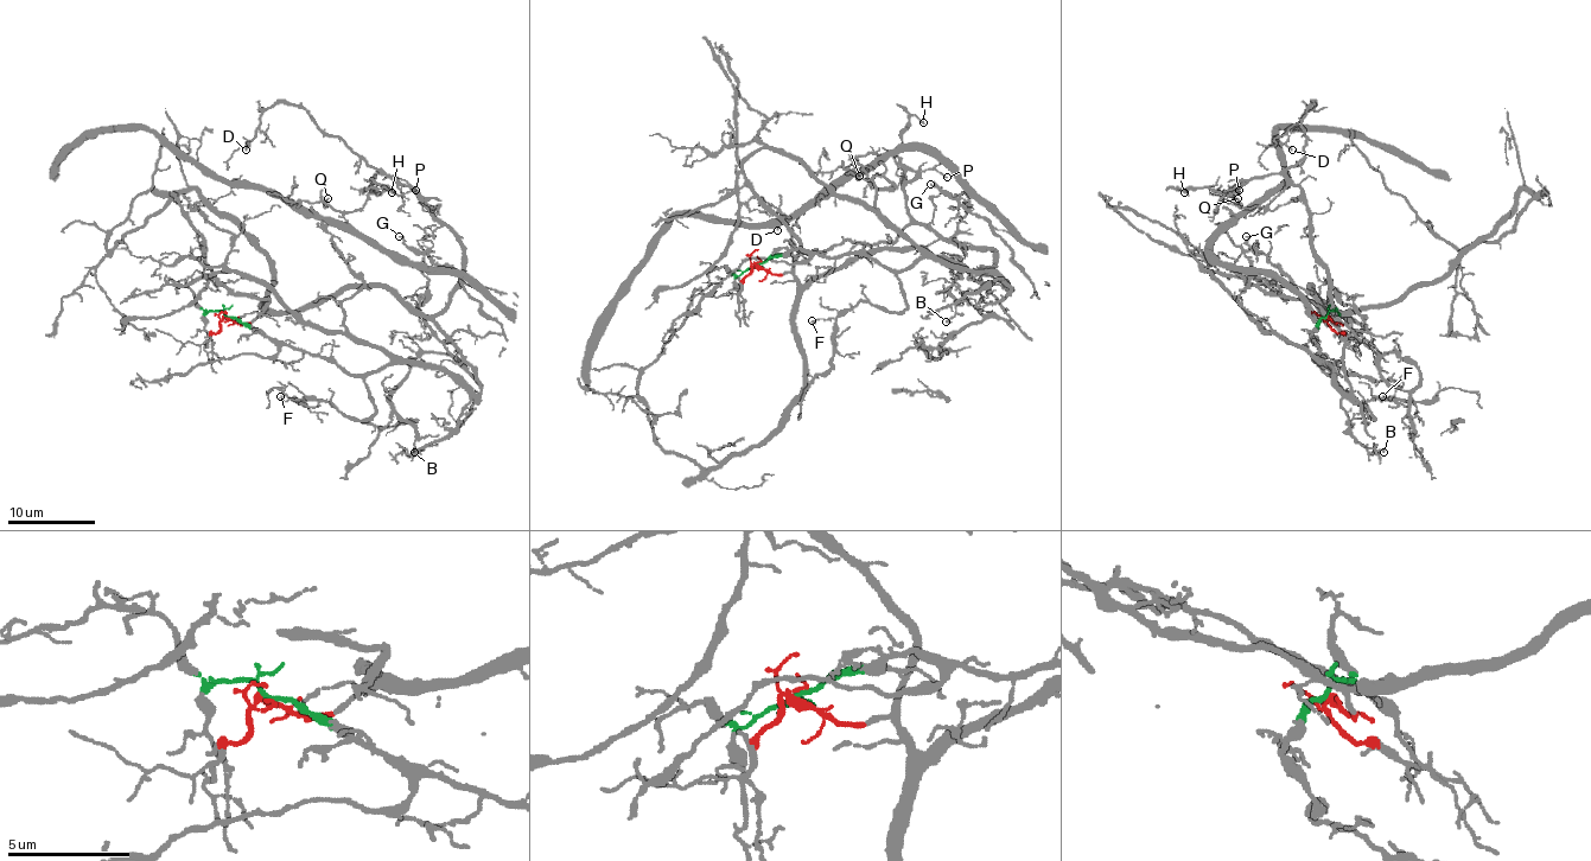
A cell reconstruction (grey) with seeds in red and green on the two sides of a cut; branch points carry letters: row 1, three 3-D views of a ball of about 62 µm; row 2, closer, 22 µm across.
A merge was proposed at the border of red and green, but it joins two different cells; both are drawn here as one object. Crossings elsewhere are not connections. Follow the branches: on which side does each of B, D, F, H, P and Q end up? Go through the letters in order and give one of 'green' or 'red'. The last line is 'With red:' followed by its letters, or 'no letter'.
B: green
D: red
F: green
H: red
P: red
Q: red
With red: D, H, P, Q

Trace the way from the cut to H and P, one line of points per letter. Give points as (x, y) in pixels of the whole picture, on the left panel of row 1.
H: (224, 317), (252, 324), (352, 286), (392, 286), (436, 314), (462, 244), (389, 177), (361, 192), (392, 192)
P: (224, 317), (352, 286), (436, 314), (460, 241), (371, 179), (415, 190)

